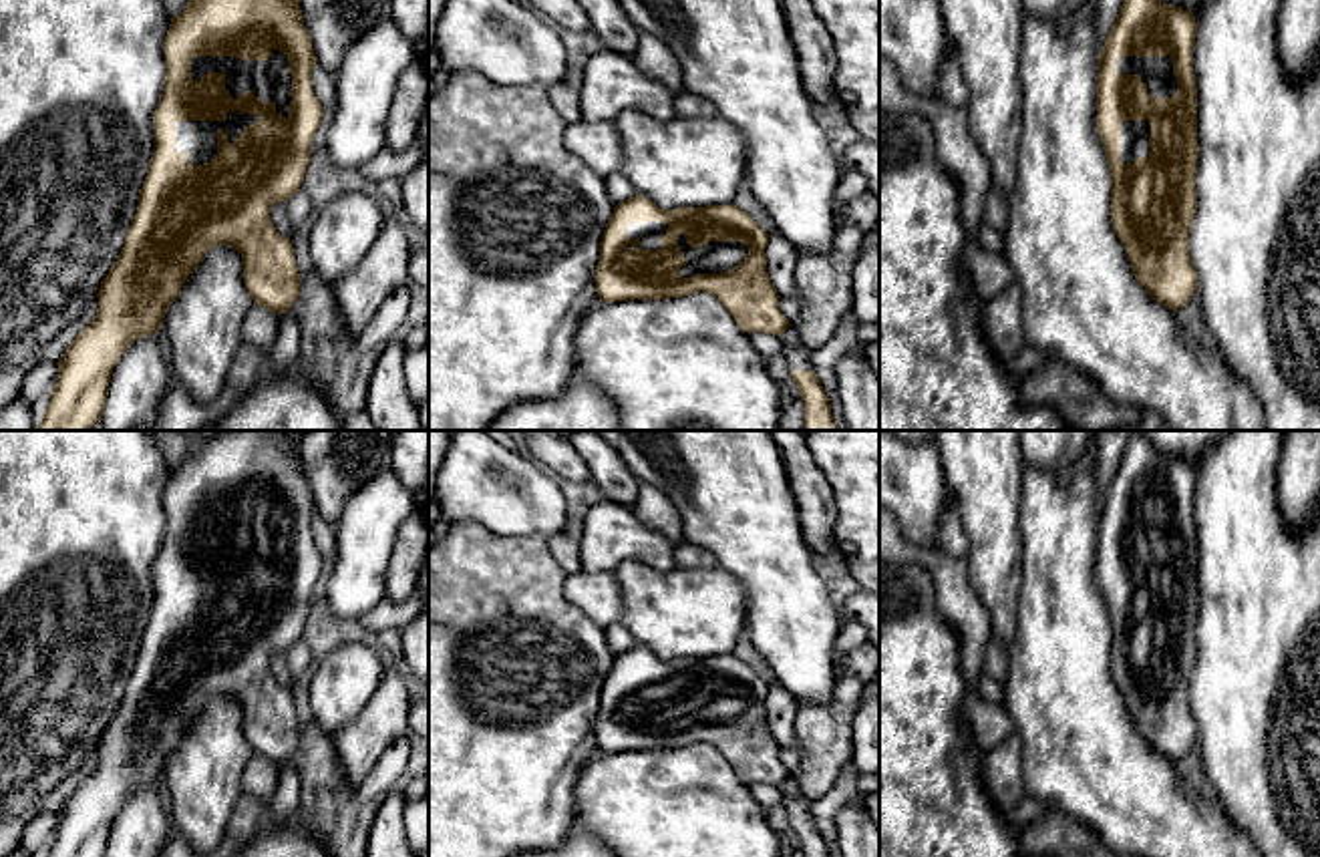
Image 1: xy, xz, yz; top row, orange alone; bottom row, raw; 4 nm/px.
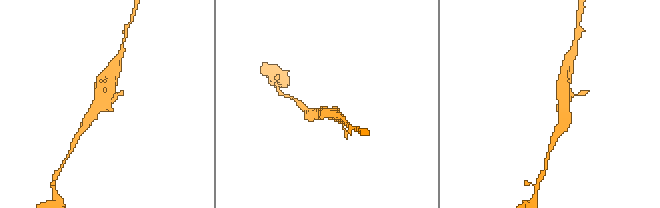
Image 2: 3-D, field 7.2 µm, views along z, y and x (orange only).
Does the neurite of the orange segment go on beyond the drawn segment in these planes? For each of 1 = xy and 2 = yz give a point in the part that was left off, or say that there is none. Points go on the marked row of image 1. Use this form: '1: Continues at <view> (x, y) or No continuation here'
1: Continues at xy (270, 85)
2: Continues at yz (1158, 71)

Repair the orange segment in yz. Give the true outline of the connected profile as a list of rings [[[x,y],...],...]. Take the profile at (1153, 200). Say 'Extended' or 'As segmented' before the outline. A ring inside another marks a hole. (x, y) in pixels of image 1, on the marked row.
Extended. [[[1123,0],[1097,76],[1113,229],[1139,284],[1173,312],[1197,294],[1189,253],[1199,155],[1195,36],[1187,10]]]

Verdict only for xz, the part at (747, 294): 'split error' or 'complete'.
split error

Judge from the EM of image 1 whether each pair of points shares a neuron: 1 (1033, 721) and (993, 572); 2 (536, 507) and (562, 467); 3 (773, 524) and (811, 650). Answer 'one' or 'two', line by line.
1: two
2: two
3: one

